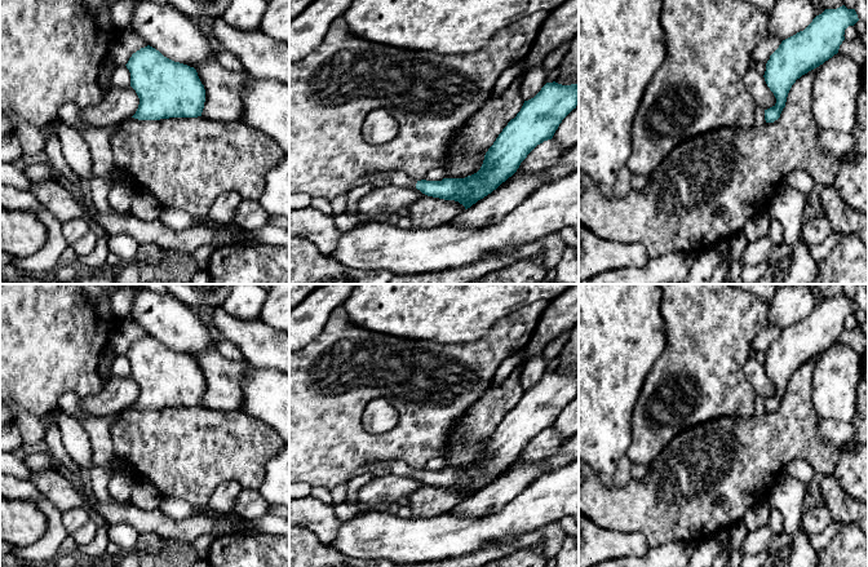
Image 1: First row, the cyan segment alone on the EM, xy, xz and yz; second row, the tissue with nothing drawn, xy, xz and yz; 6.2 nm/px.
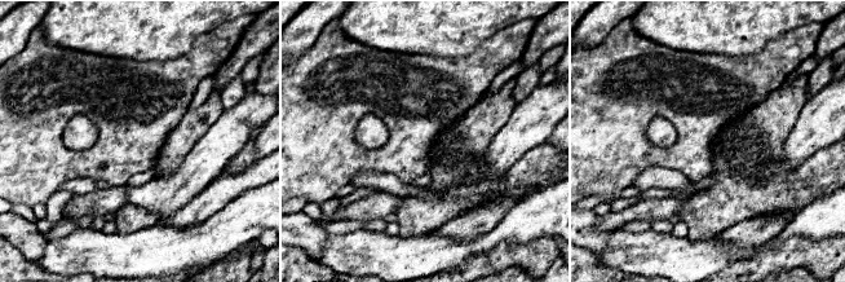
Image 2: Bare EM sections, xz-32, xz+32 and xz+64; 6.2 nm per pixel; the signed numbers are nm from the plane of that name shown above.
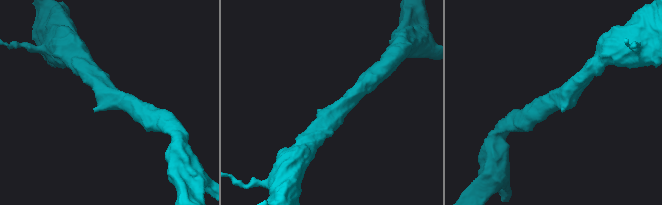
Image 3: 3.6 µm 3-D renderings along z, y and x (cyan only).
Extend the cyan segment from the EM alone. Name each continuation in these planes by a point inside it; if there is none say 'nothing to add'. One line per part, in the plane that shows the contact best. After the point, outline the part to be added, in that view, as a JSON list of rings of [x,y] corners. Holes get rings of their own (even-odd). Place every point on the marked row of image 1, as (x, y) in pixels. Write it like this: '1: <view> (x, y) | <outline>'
1: xz (399, 178) | [[[393,170],[393,172],[375,172],[369,173],[367,176],[386,176],[391,185],[397,186],[409,186],[409,187],[416,187],[417,181],[409,178],[407,174],[403,172]]]

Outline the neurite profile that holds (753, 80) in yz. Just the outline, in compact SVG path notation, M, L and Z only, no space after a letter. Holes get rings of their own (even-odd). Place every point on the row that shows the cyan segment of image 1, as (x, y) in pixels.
M754 67L748 68L743 81L757 106L765 110L775 106L776 98L774 93L767 87L763 75L761 75Z

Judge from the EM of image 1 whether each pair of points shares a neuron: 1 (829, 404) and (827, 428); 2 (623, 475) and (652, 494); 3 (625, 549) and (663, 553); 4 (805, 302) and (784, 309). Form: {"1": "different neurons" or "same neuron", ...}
{"1": "different neurons", "2": "different neurons", "3": "different neurons", "4": "same neuron"}

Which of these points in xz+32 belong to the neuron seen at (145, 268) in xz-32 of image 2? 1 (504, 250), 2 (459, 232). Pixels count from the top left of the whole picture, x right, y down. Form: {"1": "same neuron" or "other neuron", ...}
{"1": "other neuron", "2": "other neuron"}

